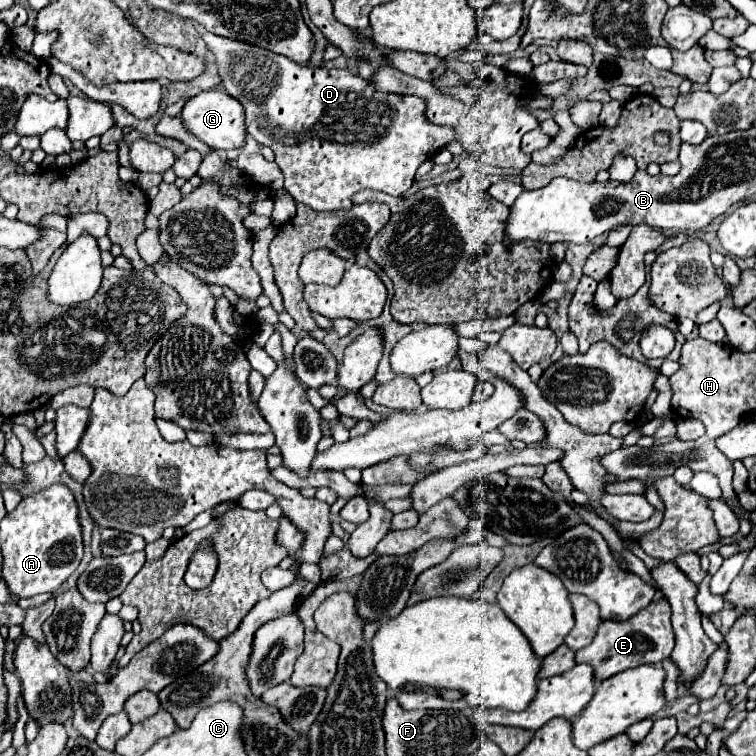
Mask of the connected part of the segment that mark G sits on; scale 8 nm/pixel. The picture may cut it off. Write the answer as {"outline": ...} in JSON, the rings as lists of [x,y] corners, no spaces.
{"outline":[[[213,89],[191,97],[181,111],[181,119],[189,133],[193,133],[197,139],[201,139],[205,145],[209,145],[215,151],[237,149],[245,143],[245,111],[239,105],[239,101],[235,101],[223,91]]]}

